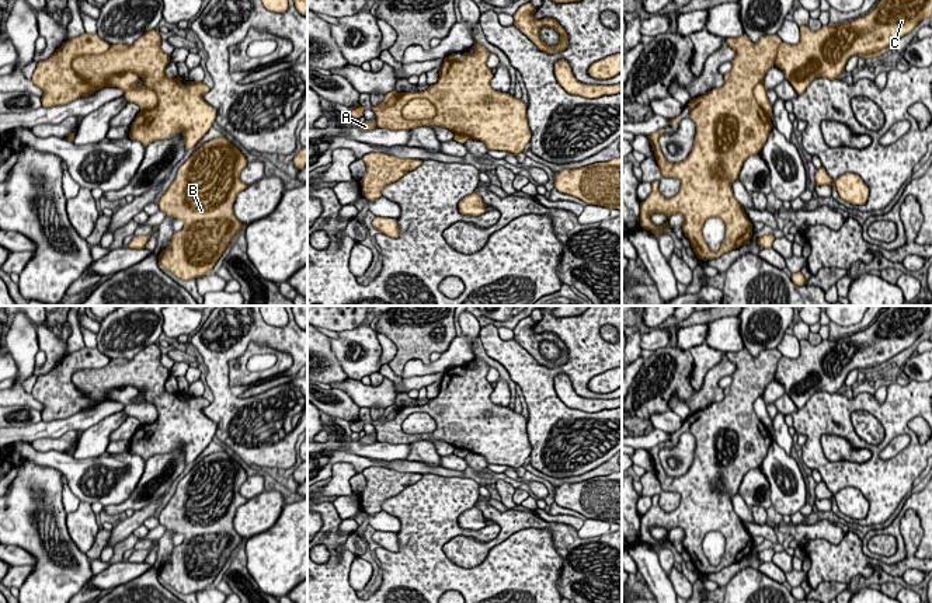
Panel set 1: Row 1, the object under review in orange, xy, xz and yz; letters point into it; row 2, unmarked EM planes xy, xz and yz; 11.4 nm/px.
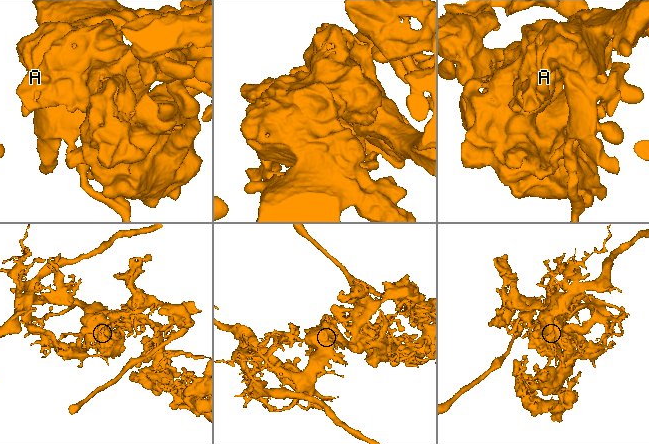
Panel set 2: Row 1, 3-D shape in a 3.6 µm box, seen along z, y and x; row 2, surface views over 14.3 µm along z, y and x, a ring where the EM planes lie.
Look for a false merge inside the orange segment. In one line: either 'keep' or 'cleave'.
cleave

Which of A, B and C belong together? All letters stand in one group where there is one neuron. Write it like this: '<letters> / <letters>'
A C / B

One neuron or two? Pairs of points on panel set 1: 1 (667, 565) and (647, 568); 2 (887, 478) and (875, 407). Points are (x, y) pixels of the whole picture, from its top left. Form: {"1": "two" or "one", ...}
{"1": "two", "2": "one"}

